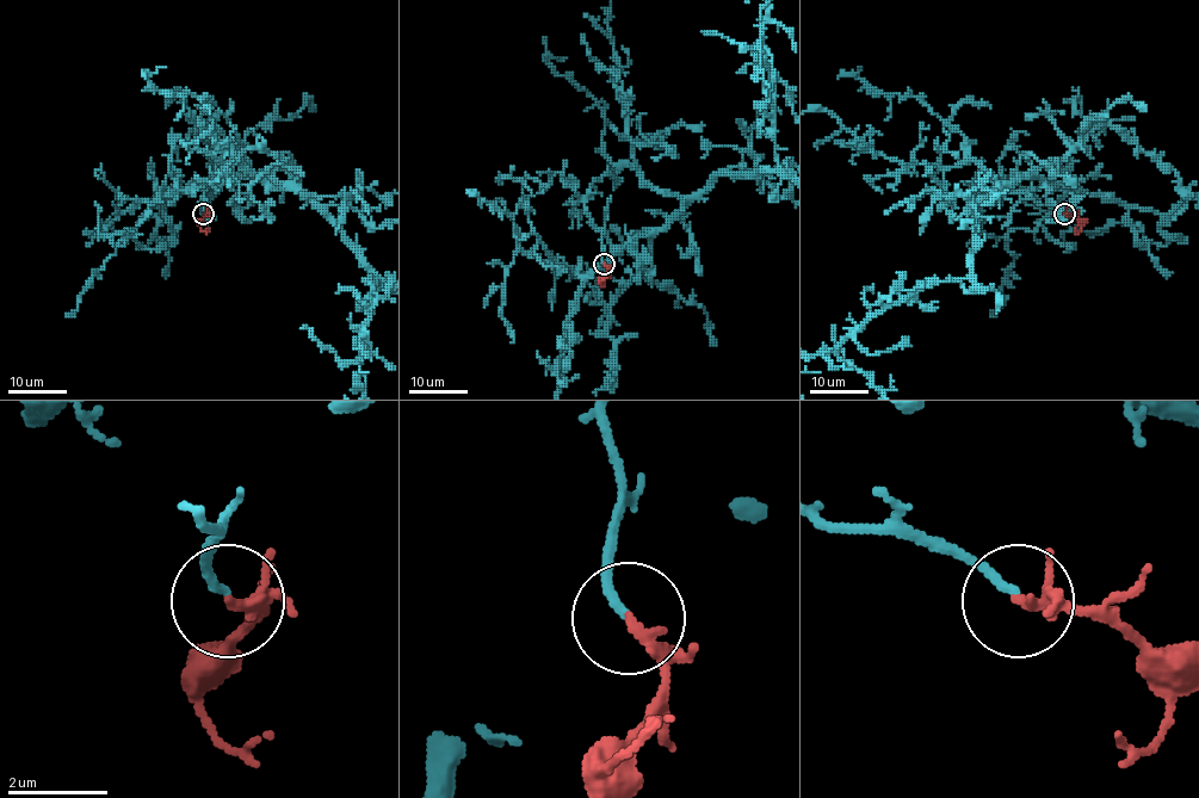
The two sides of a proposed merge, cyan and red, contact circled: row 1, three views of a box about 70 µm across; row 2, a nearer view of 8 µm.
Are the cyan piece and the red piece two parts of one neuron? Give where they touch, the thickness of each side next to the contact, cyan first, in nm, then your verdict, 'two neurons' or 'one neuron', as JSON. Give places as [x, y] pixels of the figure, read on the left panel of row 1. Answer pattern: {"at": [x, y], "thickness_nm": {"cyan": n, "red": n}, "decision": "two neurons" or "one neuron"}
{"at": [203, 214], "thickness_nm": {"cyan": 180, "red": 140}, "decision": "one neuron"}

